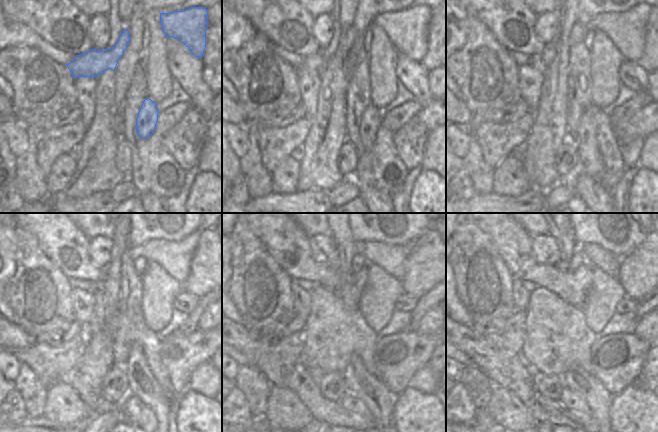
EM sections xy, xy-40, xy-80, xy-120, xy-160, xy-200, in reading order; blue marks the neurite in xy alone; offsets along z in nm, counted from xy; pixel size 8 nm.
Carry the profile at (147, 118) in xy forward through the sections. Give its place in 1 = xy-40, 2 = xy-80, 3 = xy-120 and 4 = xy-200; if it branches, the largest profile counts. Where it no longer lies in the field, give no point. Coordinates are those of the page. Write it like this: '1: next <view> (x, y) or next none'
1: next xy-40 (371, 120)
2: next xy-80 (590, 162)
3: next xy-120 (141, 383)
4: next xy-200 (599, 400)

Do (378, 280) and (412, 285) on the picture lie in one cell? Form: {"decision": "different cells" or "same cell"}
{"decision": "different cells"}

